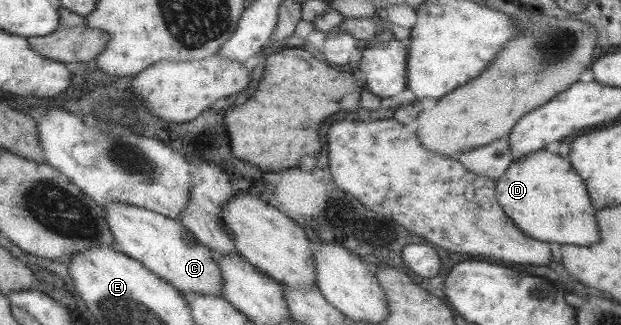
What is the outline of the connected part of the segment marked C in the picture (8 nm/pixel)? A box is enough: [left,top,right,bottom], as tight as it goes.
[102,201,223,296]

